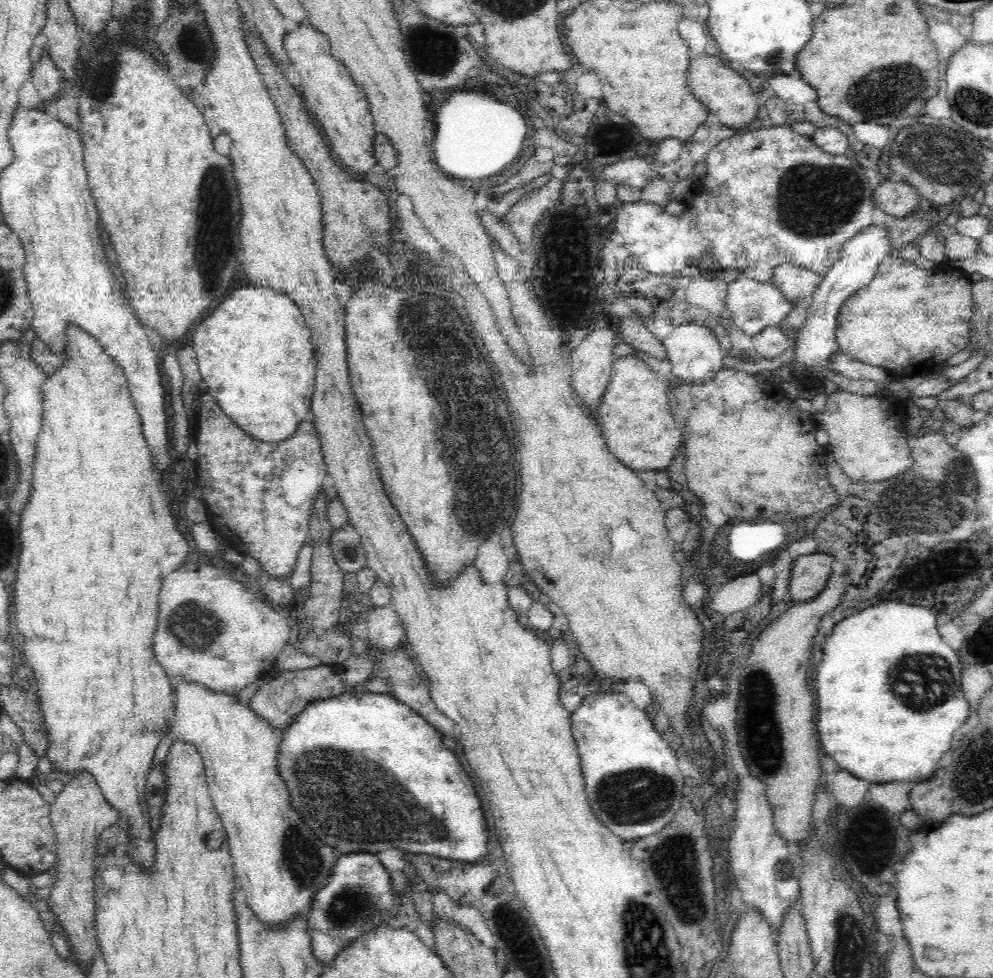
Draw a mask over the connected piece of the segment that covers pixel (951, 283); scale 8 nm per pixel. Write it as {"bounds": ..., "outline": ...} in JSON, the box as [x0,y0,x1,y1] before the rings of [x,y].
{"bounds":[835,255,974,380],"outline":[[[896,255],[886,257],[880,262],[880,266],[876,268],[876,274],[872,277],[872,282],[850,295],[846,302],[842,304],[842,308],[840,308],[835,333],[840,352],[846,354],[846,356],[850,356],[850,358],[854,358],[854,360],[860,360],[860,362],[864,362],[864,364],[872,364],[872,366],[885,368],[894,380],[901,380],[904,377],[922,376],[928,370],[942,366],[944,361],[948,360],[950,356],[959,353],[970,341],[971,318],[972,314],[974,314],[971,284],[970,275],[959,268],[954,268],[954,272],[952,272],[950,268],[922,270],[922,268],[917,268],[914,263],[903,260]]]}

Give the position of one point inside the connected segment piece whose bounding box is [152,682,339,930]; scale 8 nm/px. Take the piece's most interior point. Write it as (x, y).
(281, 864)

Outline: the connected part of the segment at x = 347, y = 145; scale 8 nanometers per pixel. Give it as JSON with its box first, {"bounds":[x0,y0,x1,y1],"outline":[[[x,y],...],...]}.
{"bounds":[284,26,378,176],"outline":[[[300,26],[296,32],[284,36],[288,59],[297,70],[302,83],[302,94],[309,112],[316,117],[330,148],[340,156],[342,165],[366,176],[378,165],[374,155],[374,136],[378,130],[373,121],[368,103],[360,89],[343,67],[331,54],[328,38],[316,32],[313,27]]]}

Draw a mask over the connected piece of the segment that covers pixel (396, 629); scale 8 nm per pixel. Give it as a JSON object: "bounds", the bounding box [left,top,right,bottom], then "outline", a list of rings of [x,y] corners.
{"bounds":[340,606,404,652],"outline":[[[386,606],[359,610],[349,615],[348,622],[342,622],[340,628],[346,631],[350,638],[360,638],[369,646],[380,644],[388,652],[396,650],[404,642],[403,622],[394,610]]]}

